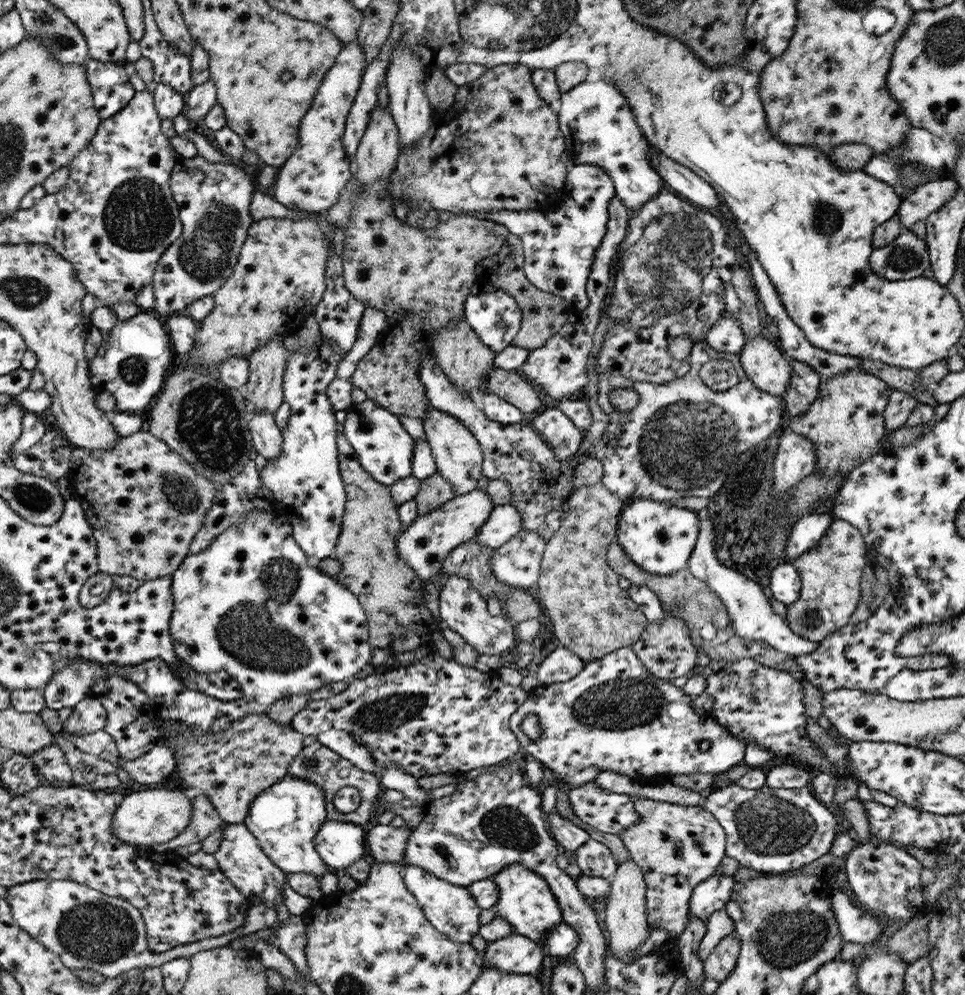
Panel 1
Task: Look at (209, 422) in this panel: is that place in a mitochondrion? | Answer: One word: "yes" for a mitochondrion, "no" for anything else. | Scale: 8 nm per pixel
yes

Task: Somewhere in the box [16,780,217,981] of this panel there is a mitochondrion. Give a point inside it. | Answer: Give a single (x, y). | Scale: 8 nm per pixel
(101, 932)

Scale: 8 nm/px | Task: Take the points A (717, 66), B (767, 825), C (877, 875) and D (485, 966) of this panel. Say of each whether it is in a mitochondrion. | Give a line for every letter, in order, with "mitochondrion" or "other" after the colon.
A: other
B: mitochondrion
C: mitochondrion
D: other

